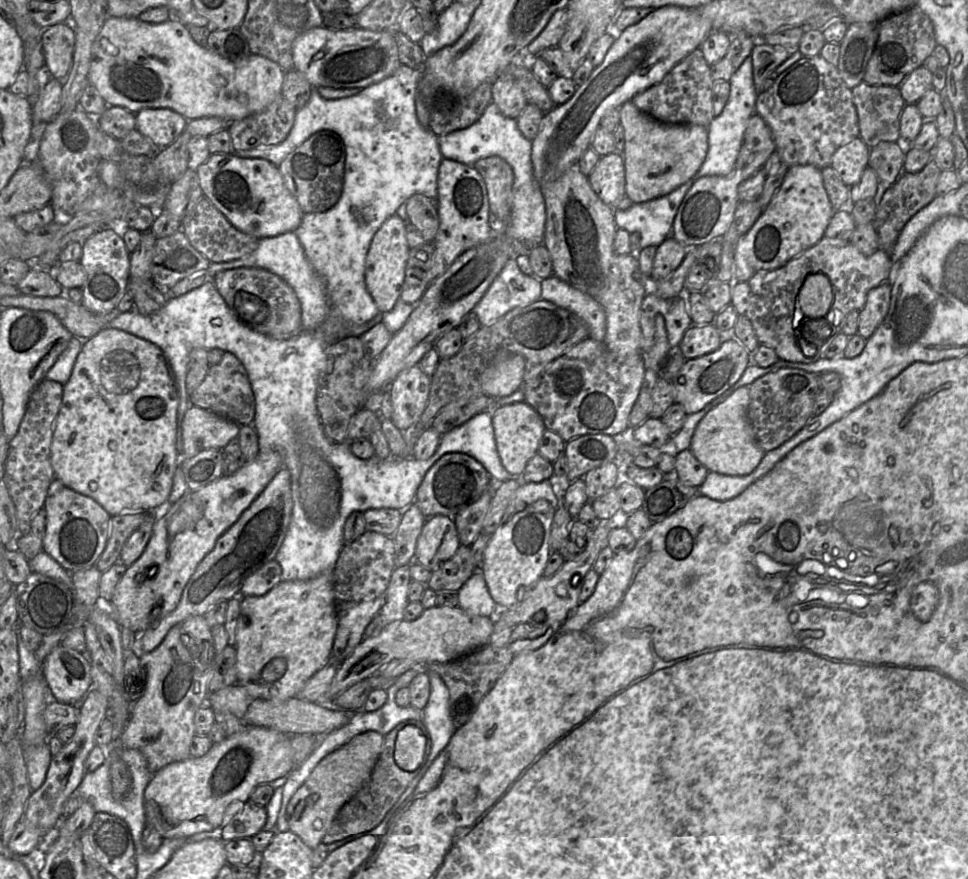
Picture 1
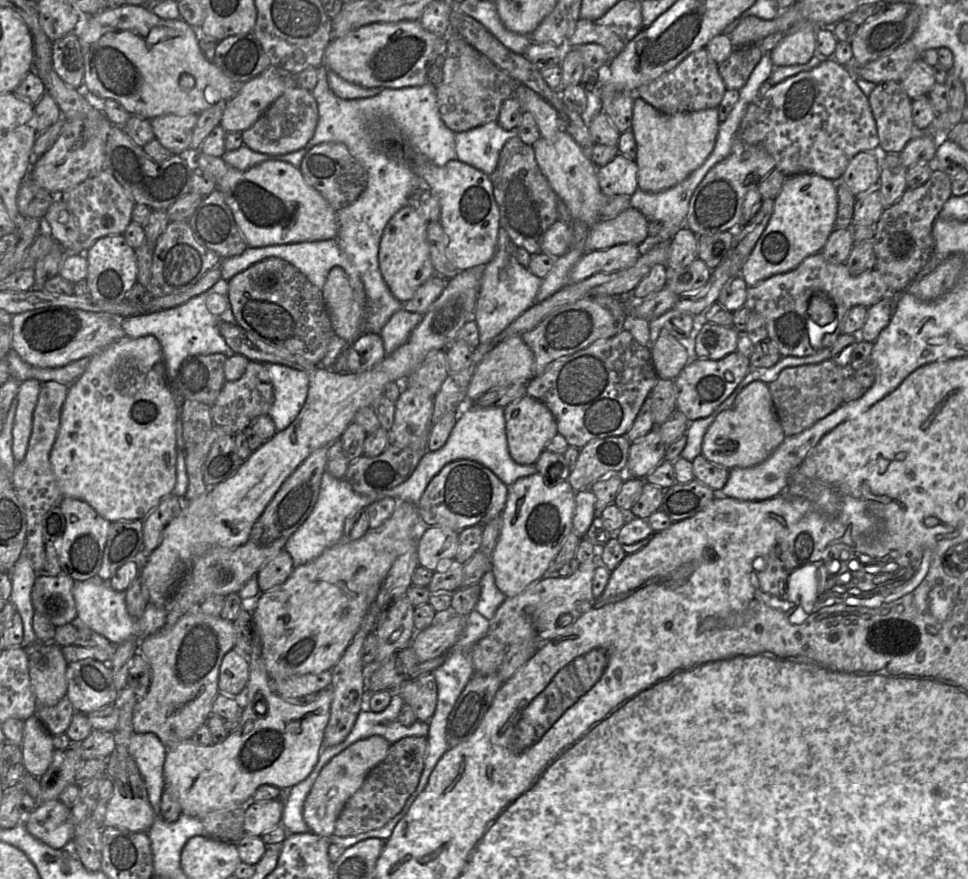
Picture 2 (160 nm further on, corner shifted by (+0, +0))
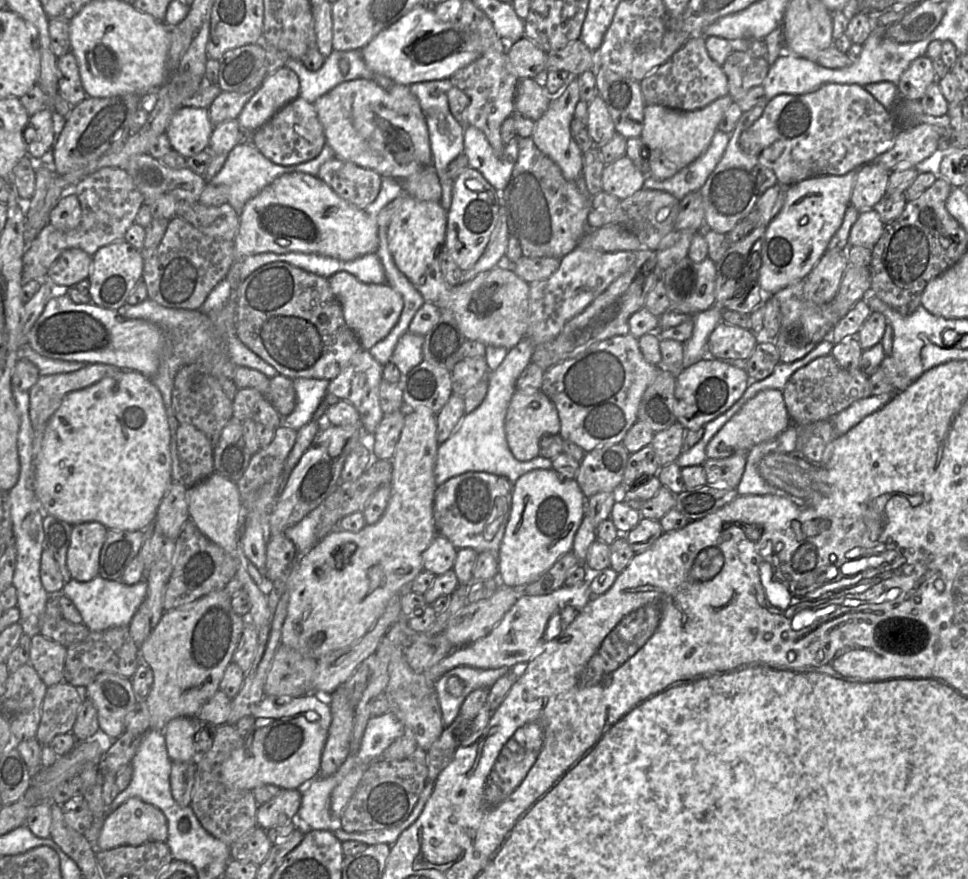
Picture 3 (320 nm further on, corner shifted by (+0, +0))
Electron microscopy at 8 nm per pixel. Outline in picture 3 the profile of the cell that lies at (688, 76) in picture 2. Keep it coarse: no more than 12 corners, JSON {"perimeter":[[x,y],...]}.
{"perimeter":[[705,37],[640,81],[644,101],[694,111],[729,95]]}

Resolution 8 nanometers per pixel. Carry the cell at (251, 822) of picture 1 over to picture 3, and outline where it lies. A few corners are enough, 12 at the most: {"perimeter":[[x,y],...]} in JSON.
{"perimeter":[[281,789],[259,805],[257,826],[272,827],[293,822],[302,792]]}

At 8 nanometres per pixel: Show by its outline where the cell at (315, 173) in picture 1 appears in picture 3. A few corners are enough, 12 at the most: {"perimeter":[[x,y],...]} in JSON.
{"perimeter":[[337,157],[317,177],[351,205],[365,209],[382,176]]}

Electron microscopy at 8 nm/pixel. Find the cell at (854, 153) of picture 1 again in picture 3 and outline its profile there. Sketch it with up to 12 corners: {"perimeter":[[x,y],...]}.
{"perimeter":[[876,163],[857,169],[850,204],[858,212],[885,197],[890,171]]}

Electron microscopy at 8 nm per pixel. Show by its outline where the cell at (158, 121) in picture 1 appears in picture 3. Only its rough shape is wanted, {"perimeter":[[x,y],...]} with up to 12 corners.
{"perimeter":[[184,106],[165,134],[189,158],[209,150],[208,109]]}

